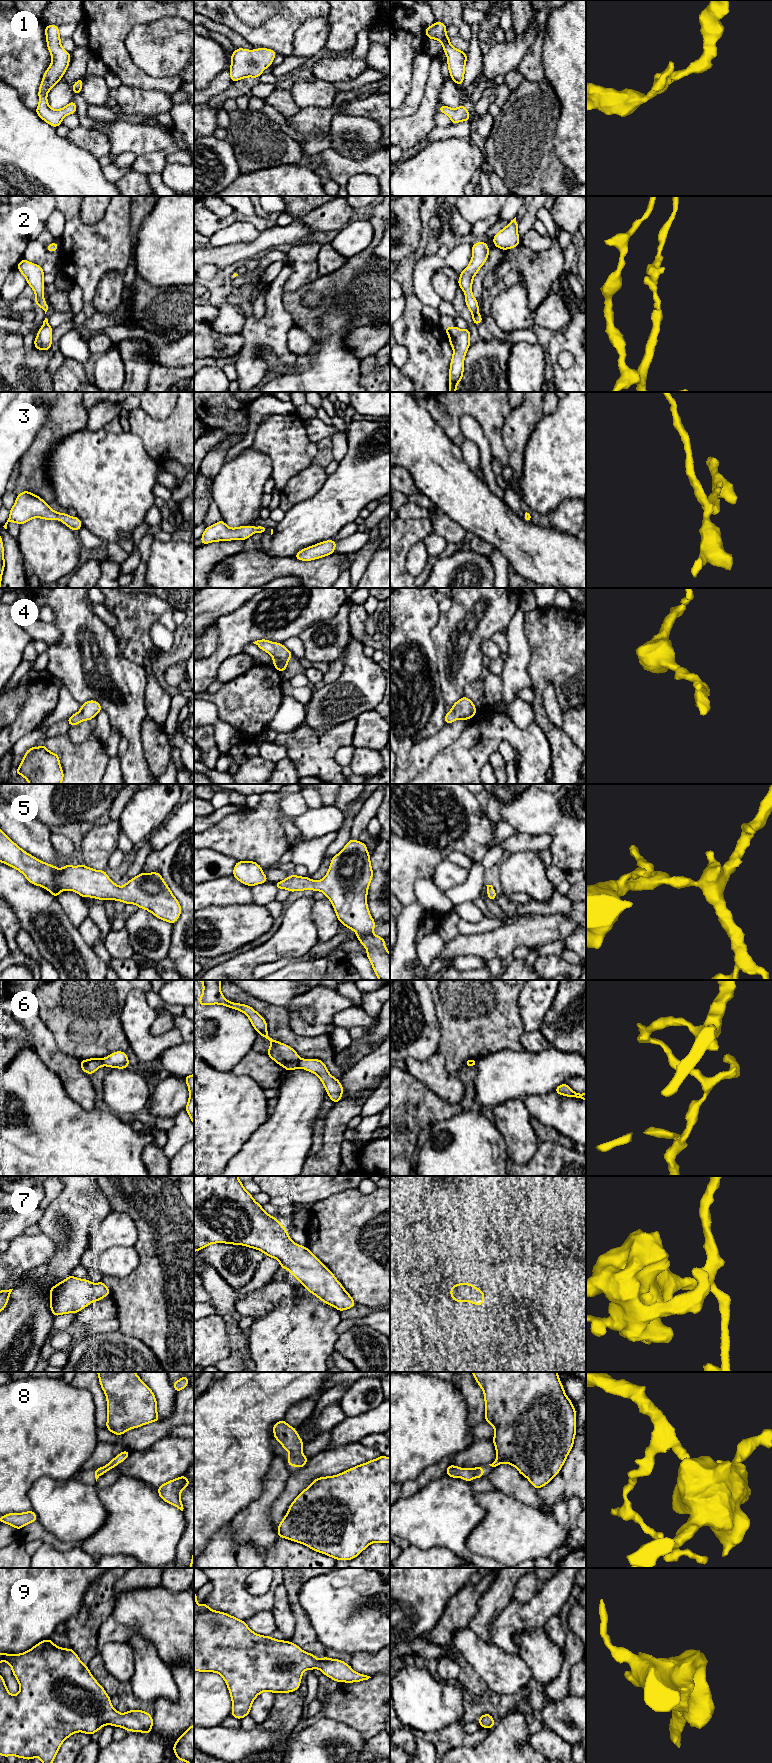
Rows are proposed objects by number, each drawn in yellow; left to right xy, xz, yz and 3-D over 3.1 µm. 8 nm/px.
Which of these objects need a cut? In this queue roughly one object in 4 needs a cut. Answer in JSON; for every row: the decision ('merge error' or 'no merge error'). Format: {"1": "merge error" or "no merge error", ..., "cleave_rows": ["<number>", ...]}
{"1": "no merge error", "2": "no merge error", "3": "no merge error", "4": "no merge error", "5": "no merge error", "6": "merge error", "7": "no merge error", "8": "no merge error", "9": "no merge error", "cleave_rows": ["6"]}

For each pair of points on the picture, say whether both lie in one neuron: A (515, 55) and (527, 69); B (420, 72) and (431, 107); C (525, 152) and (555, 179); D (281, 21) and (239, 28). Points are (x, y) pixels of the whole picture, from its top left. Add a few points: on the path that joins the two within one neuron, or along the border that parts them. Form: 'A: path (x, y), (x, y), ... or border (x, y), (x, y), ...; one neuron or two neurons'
A: border (534, 41), (517, 67); two neurons
B: border (431, 64), (425, 91), (416, 109); two neurons
C: path (532, 159), (548, 175); one neuron
D: path (271, 31), (249, 31); one neuron

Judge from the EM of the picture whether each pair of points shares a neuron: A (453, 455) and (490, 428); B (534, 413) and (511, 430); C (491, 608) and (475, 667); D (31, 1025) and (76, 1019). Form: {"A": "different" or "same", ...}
{"A": "different", "B": "same", "C": "same", "D": "different"}

